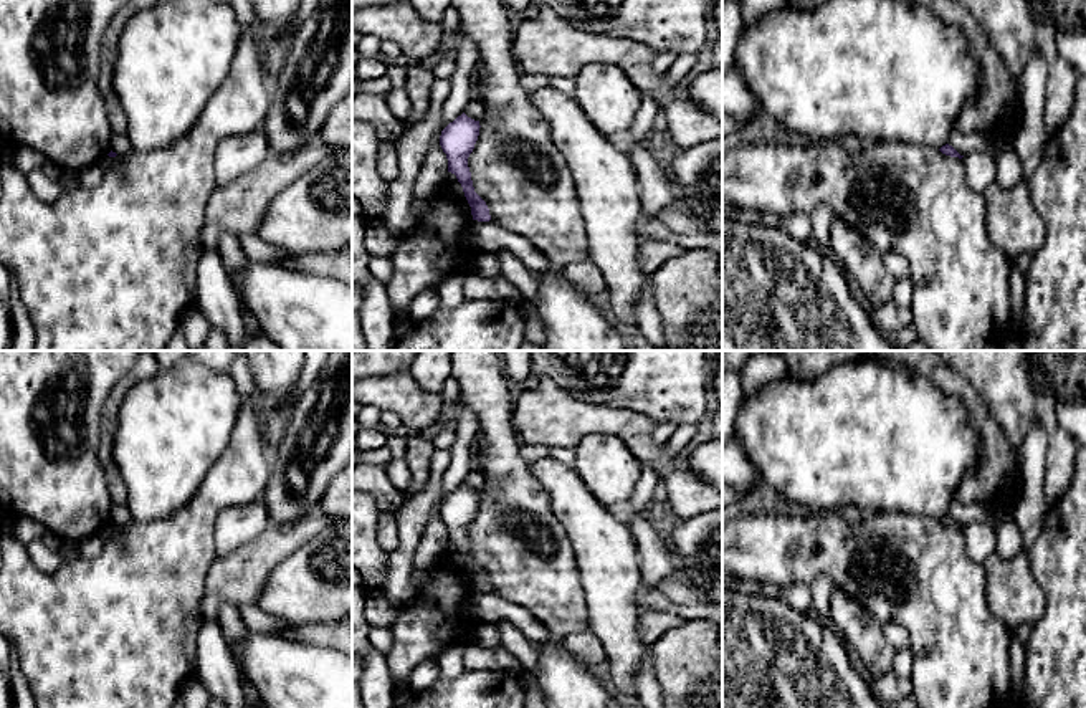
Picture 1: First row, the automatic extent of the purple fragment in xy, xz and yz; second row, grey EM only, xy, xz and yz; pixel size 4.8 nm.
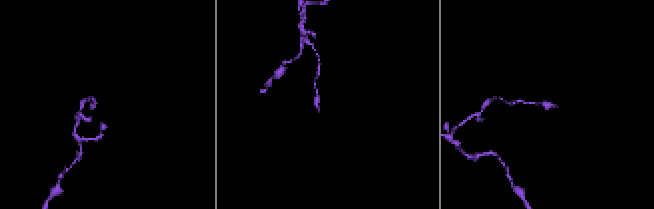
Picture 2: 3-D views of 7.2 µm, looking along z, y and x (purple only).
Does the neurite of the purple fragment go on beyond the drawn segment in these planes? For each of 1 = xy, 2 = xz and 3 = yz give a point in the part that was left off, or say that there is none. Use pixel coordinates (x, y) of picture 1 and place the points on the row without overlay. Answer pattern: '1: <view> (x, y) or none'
1: none
2: none
3: none

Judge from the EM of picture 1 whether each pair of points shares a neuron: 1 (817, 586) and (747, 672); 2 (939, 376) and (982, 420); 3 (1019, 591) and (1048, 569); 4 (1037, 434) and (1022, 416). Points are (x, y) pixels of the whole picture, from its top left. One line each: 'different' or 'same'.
1: different
2: same
3: different
4: different

